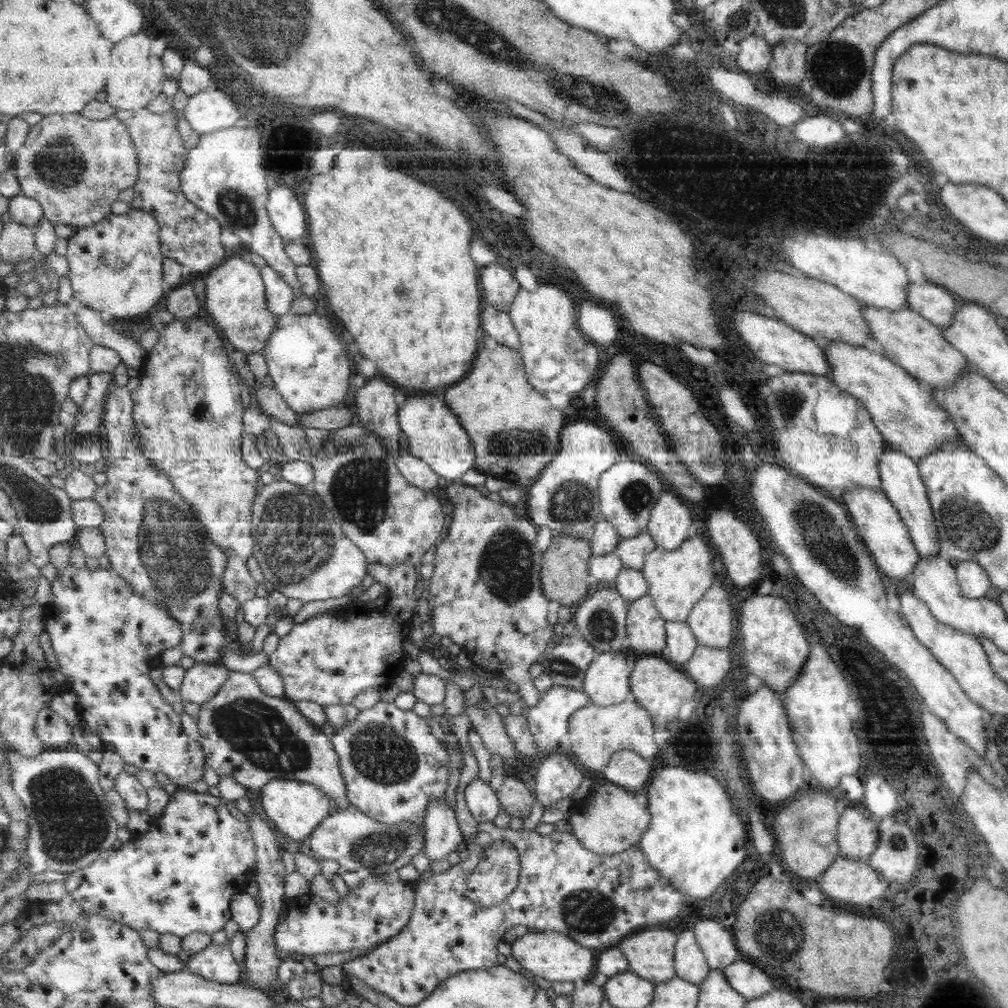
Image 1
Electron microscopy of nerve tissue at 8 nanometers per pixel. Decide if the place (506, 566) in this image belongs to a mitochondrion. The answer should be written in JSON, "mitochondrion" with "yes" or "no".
{"mitochondrion":"yes"}

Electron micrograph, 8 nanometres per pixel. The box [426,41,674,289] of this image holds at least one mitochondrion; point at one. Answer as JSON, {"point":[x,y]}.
{"point":[575,88]}

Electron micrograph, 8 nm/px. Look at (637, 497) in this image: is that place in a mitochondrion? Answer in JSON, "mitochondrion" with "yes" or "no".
{"mitochondrion":"yes"}

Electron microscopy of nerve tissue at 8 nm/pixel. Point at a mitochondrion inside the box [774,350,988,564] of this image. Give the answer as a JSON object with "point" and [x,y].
{"point":[792,400]}

